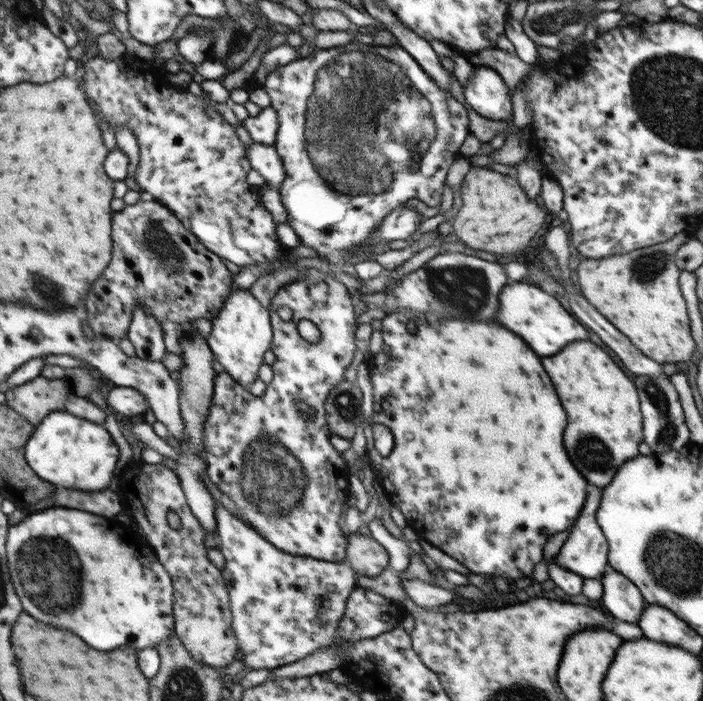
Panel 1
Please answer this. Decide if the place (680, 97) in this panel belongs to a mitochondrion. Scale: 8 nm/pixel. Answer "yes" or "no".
yes

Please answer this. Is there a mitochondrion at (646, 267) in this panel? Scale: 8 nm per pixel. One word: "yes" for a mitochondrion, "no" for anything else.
yes

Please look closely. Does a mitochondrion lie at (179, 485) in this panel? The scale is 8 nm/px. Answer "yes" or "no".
no

